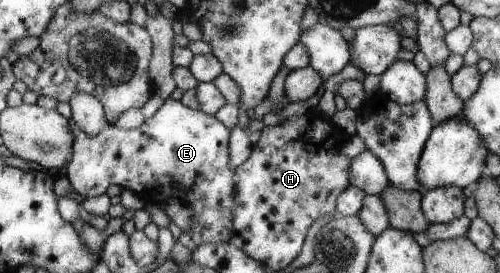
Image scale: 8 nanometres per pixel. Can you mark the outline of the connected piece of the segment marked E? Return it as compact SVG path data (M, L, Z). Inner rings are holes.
M168 97L152 117L135 129L107 124L96 136L88 136L80 128L75 128L74 153L65 176L74 191L87 199L106 194L110 186L120 186L123 190L138 194L146 203L161 208L172 198L181 201L192 209L194 216L190 227L182 231L177 240L190 250L200 244L229 243L232 234L232 194L236 192L236 170L230 166L229 138L230 130L215 115L192 110L181 101Z

